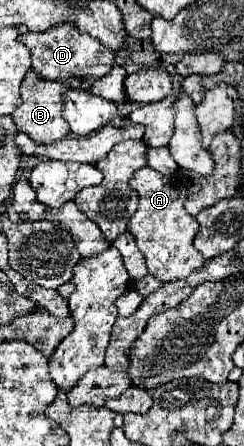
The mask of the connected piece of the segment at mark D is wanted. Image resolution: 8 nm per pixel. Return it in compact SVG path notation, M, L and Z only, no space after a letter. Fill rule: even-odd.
M59 23L41 33L29 33L29 37L23 37L23 43L31 51L31 63L43 75L43 79L55 79L79 89L89 89L99 77L111 71L115 63L113 51L103 47L89 33L81 33L71 23Z

